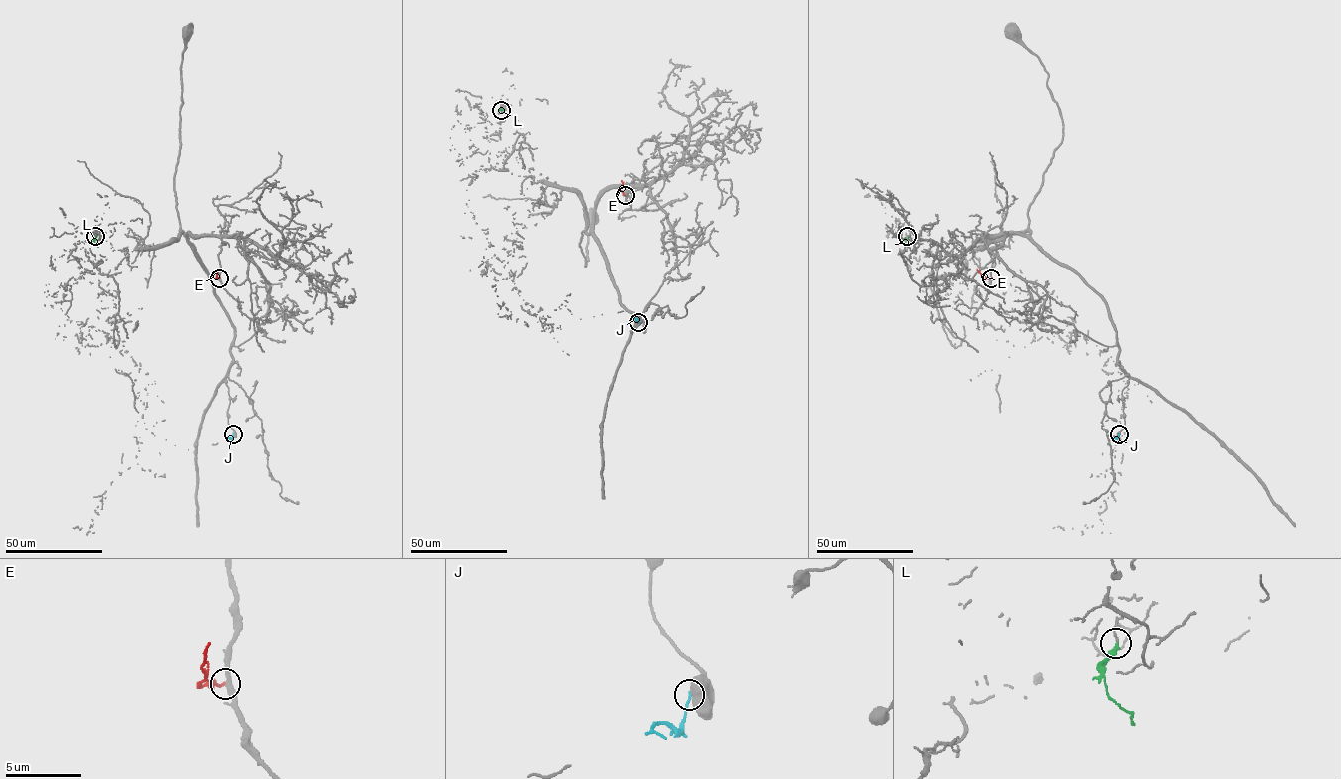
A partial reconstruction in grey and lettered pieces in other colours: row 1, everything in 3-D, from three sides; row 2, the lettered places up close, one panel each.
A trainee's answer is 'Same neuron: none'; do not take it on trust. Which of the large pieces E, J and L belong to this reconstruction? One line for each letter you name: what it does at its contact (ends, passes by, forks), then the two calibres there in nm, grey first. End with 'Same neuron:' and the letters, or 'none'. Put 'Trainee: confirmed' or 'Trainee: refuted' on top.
Trainee: confirmed
Same neuron: none

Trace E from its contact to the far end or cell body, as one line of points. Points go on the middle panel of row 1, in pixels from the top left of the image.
E: (625, 195), (621, 180)

